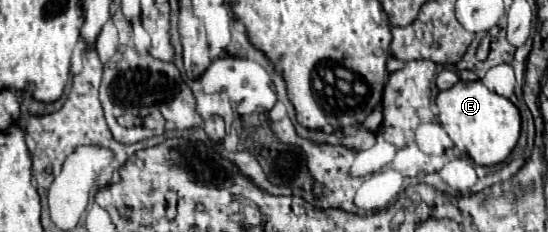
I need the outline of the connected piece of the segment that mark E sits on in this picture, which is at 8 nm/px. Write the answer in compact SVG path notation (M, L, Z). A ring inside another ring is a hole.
M460 80L452 88L442 90L436 96L436 106L442 128L448 132L452 142L474 160L474 164L494 166L504 162L520 138L518 108L508 98L490 92L480 80L476 82Z

